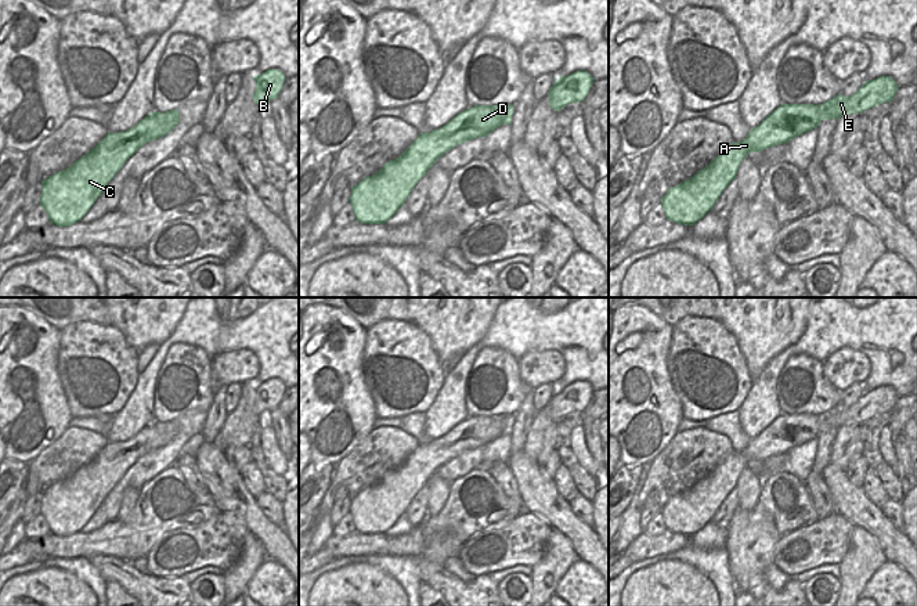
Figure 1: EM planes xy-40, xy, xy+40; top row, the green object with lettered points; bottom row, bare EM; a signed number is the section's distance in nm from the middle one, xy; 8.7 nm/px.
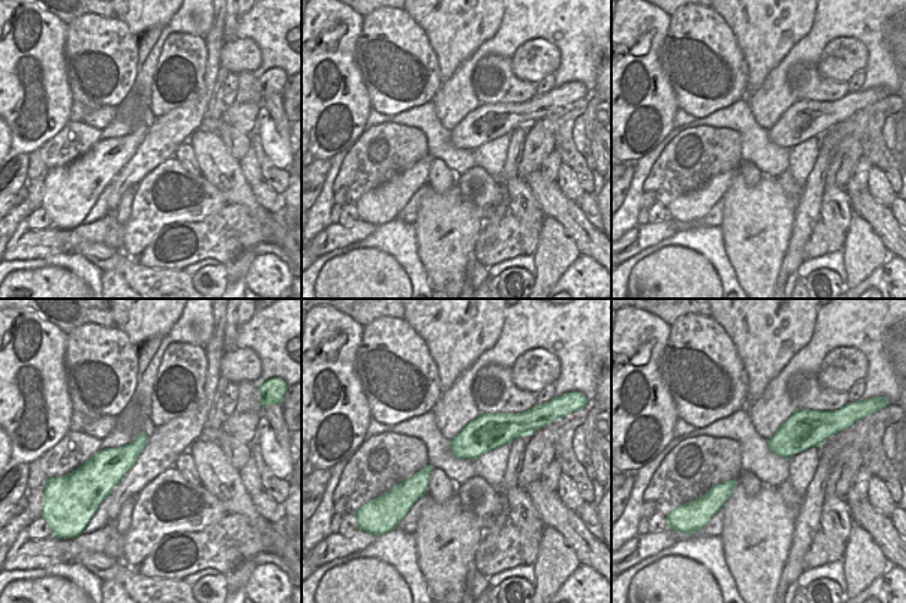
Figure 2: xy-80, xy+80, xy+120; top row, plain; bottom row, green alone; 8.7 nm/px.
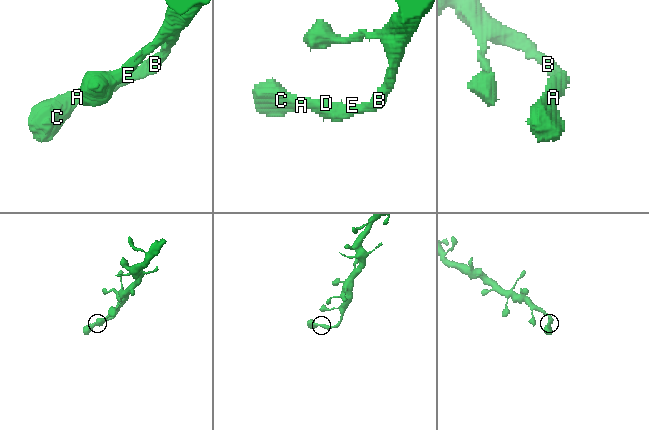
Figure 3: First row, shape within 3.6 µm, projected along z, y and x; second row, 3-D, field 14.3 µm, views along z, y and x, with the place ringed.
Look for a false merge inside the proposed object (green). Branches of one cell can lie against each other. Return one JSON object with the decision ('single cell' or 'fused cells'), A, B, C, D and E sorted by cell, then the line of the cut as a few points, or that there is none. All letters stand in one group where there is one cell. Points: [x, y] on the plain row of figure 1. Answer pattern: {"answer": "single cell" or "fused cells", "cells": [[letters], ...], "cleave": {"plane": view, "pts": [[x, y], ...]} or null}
{"answer": "single cell", "cells": [["A", "B", "C", "D", "E"]], "cleave": null}

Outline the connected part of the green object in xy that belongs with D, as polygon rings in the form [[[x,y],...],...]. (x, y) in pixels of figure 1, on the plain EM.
[[[474,415],[445,436],[418,448],[373,486],[351,497],[350,513],[355,531],[385,534],[405,513],[418,491],[451,458],[485,447],[501,434],[510,434],[513,415]]]

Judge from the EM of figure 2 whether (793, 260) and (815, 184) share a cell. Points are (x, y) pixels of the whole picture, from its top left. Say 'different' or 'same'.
same

